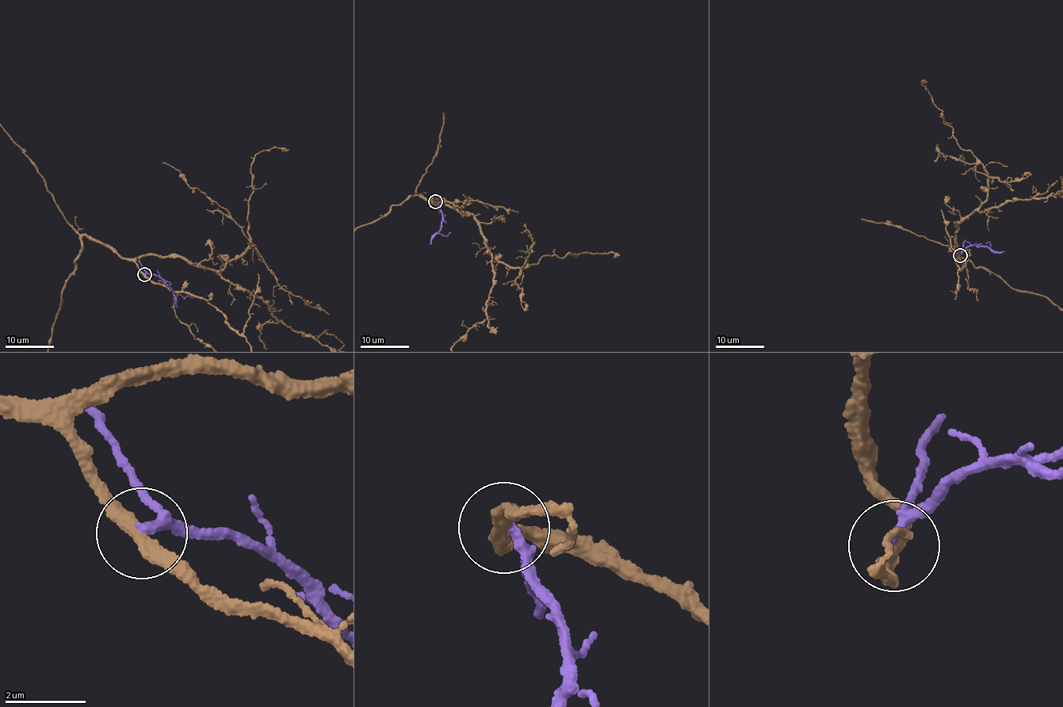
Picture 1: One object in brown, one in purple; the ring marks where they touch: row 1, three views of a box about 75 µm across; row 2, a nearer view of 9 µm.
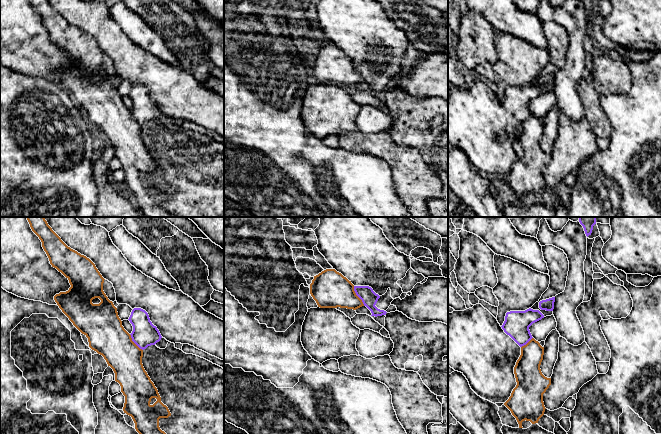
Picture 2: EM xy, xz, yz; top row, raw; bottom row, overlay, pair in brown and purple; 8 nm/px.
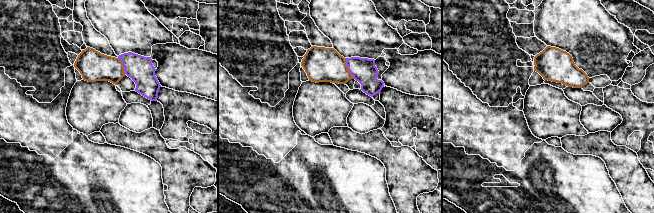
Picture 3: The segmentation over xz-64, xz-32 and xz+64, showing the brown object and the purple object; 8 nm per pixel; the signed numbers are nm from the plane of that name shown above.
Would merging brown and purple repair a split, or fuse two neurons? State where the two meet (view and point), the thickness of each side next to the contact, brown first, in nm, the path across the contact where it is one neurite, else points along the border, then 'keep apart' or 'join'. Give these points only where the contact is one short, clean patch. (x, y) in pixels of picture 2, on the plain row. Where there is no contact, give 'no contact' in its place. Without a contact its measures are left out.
xz (357, 72) | 300/130 nm | along xz (353, 62), (355, 70), (364, 81) | keep apart

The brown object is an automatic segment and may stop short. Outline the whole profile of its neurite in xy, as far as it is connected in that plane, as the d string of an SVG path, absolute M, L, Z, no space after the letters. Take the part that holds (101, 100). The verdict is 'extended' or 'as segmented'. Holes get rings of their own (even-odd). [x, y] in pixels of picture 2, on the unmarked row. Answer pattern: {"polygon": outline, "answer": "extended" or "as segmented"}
{"polygon": "M30 0L30 3L41 16L42 23L46 28L52 43L61 48L69 56L71 61L68 67L60 68L54 72L55 78L73 101L88 114L89 123L102 131L108 142L113 145L115 157L120 160L121 168L125 172L123 187L132 193L136 207L146 217L177 217L168 212L159 203L159 195L168 194L171 192L171 189L168 183L161 178L161 173L157 164L143 143L143 126L132 117L131 111L122 102L122 97L118 92L117 84L104 69L103 59L105 55L98 47L95 40L86 32L81 31L68 23L48 0Z", "answer": "as segmented"}

